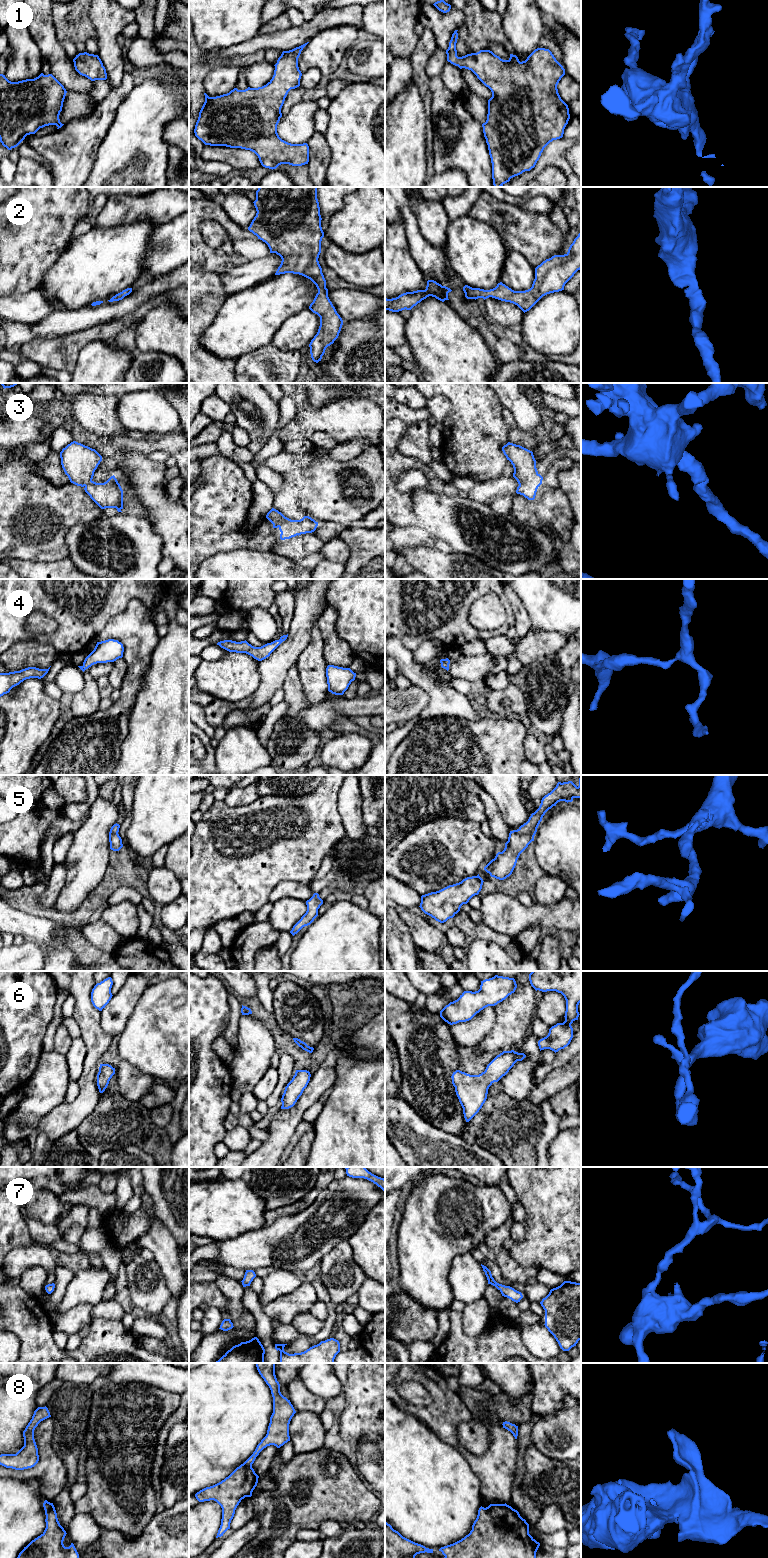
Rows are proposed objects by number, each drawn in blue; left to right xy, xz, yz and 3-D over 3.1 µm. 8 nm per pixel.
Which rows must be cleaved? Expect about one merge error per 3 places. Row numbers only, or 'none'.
none

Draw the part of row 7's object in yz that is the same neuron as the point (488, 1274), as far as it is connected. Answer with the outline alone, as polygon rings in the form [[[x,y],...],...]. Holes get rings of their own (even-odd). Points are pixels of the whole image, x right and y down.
[[[482,1264],[481,1266],[487,1277],[488,1284],[495,1286],[501,1292],[502,1296],[507,1297],[516,1303],[520,1302],[520,1300],[523,1298],[523,1295],[521,1292],[515,1290],[514,1288],[510,1286],[505,1286],[505,1285],[497,1283],[492,1277],[491,1271],[486,1266]]]

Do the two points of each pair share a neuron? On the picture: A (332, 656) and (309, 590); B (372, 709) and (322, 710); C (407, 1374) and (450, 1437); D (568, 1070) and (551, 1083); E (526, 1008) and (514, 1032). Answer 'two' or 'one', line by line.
A: two
B: one
C: one
D: one
E: one

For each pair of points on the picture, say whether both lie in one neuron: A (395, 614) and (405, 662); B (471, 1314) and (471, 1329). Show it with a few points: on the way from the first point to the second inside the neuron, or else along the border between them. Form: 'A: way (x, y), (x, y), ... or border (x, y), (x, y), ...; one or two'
A: border (395, 636), (412, 652); two
B: way (471, 1318), (471, 1325); one

